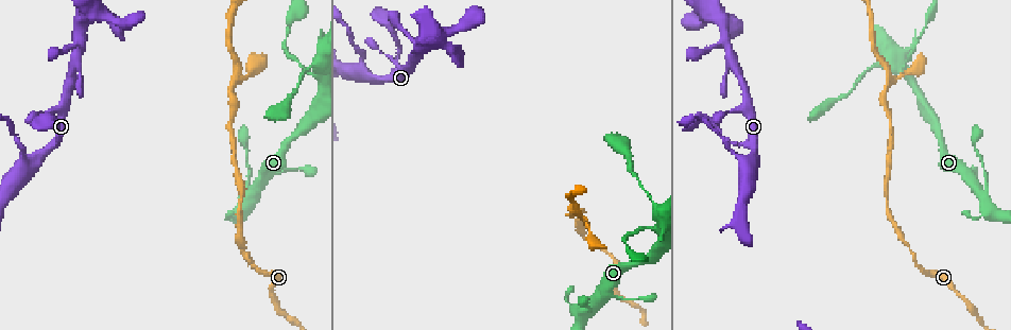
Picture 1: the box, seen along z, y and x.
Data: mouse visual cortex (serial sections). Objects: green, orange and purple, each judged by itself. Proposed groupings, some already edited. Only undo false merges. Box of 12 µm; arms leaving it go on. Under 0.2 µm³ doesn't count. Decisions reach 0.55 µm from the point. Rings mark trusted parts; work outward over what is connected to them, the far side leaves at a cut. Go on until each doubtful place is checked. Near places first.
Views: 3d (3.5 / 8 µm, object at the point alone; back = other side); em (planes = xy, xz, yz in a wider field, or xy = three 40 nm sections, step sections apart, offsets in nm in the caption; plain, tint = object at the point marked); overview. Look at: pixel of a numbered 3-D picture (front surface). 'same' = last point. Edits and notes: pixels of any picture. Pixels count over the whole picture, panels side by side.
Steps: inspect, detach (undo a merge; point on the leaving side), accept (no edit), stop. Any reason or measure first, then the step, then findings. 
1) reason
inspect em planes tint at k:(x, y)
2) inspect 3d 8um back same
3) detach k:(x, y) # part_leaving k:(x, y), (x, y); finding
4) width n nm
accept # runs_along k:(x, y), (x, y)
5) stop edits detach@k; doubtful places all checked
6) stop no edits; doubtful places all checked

sharp bend
inspect 3d 3.5um at 1:(885, 86)

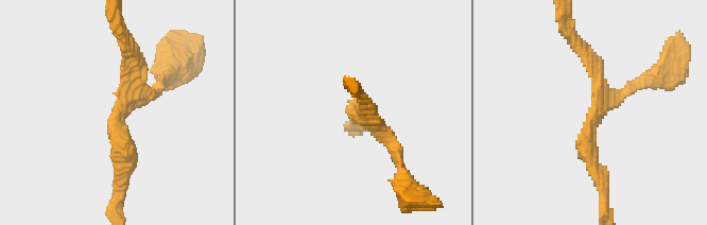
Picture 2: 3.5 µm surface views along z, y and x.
inspect em xy step 1 tint at 2:(591, 113)

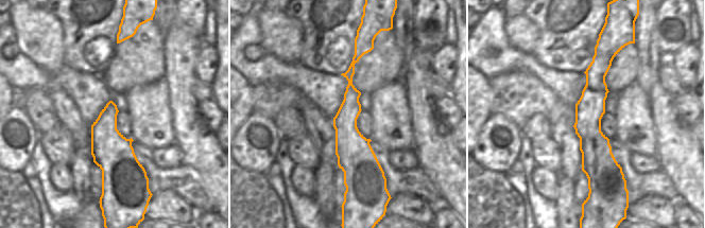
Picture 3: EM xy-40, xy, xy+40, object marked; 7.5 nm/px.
width 240 nm
accept # runs_along 2:(123, 179), (114, 121), (159, 88); one cell here

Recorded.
three arms meet
inspect 3d 8um at 1:(655, 230)

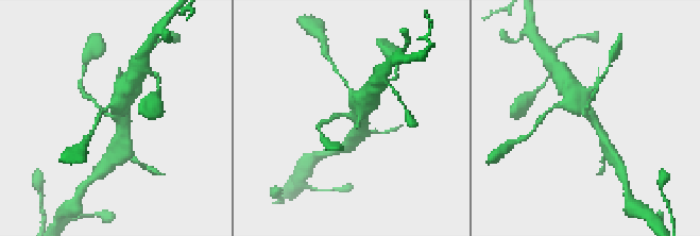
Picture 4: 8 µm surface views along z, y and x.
need the tissue
inspect em xy step 3 tint at 4:(351, 115)

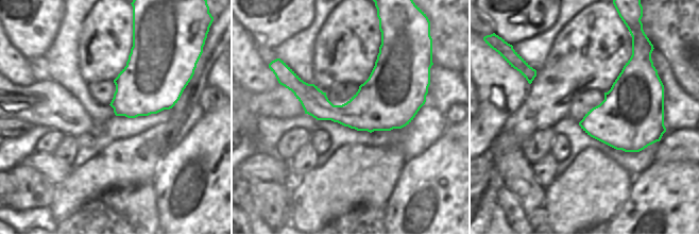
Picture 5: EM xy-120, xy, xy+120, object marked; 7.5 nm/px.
width 400 nm
accept # runs_along 4:(124, 131), (122, 115), (105, 114), (88, 97); continuous, no second cell

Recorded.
sudden change in width
inspect 3d 8um at 1:(875, 64)

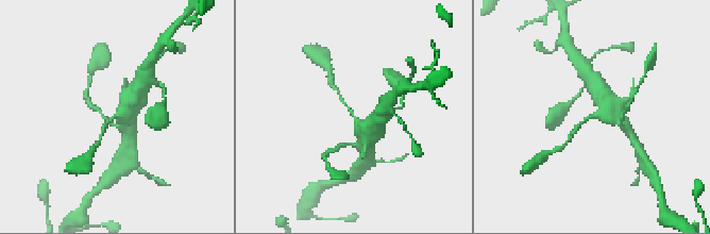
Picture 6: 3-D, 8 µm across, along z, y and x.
arm_widths 150, 500 nm
inspect em xy step 3 tint at 6:(115, 116)

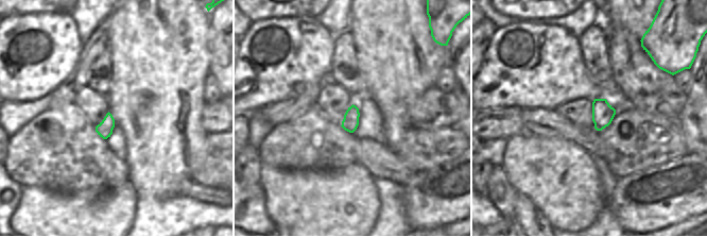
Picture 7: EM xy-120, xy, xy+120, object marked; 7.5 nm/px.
accept # all the same cell

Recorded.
three-way junction
inspect 3d 8um at 1:(750, 167)

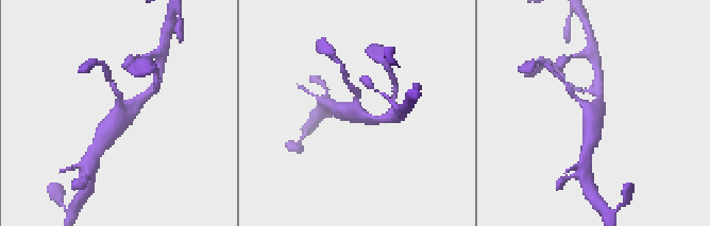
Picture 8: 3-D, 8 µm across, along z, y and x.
arms 3; arm_widths 200, 300, 600 nm; shape alone is not enough
inspect em planes tint at 8:(363, 115)

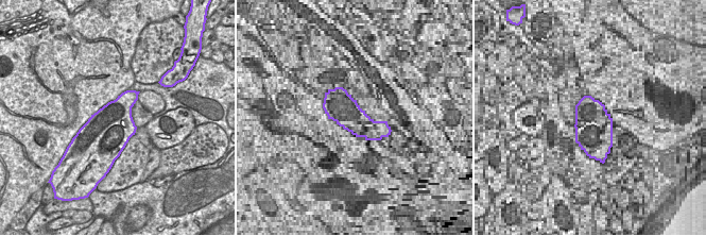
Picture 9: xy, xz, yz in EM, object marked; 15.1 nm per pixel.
accept # runs_along 8:(148, 92), (105, 137); all the same cell

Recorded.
stop no edits; doubtful places all checked

